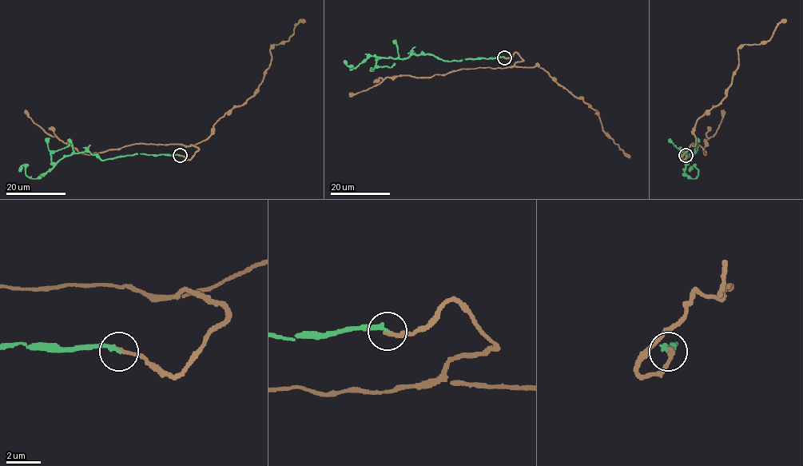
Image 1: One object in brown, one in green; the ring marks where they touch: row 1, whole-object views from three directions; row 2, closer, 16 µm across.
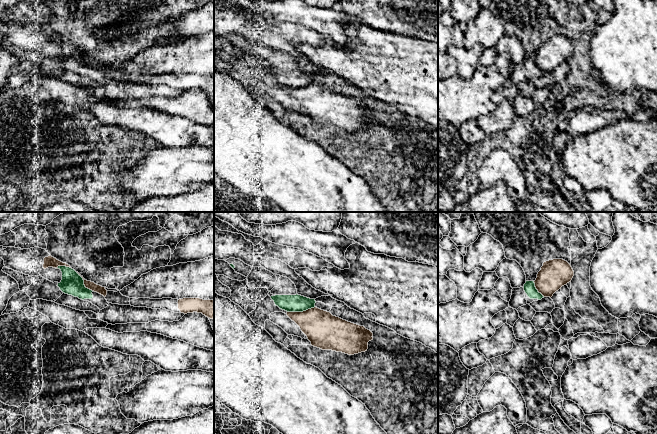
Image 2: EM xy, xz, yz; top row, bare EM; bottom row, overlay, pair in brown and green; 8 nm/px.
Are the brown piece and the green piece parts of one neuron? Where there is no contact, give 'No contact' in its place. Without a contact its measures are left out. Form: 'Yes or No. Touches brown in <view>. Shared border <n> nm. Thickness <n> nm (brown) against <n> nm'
No. Touches brown in xz. Shared border 220 nm. Thickness 280 nm (brown) against 140 nm

